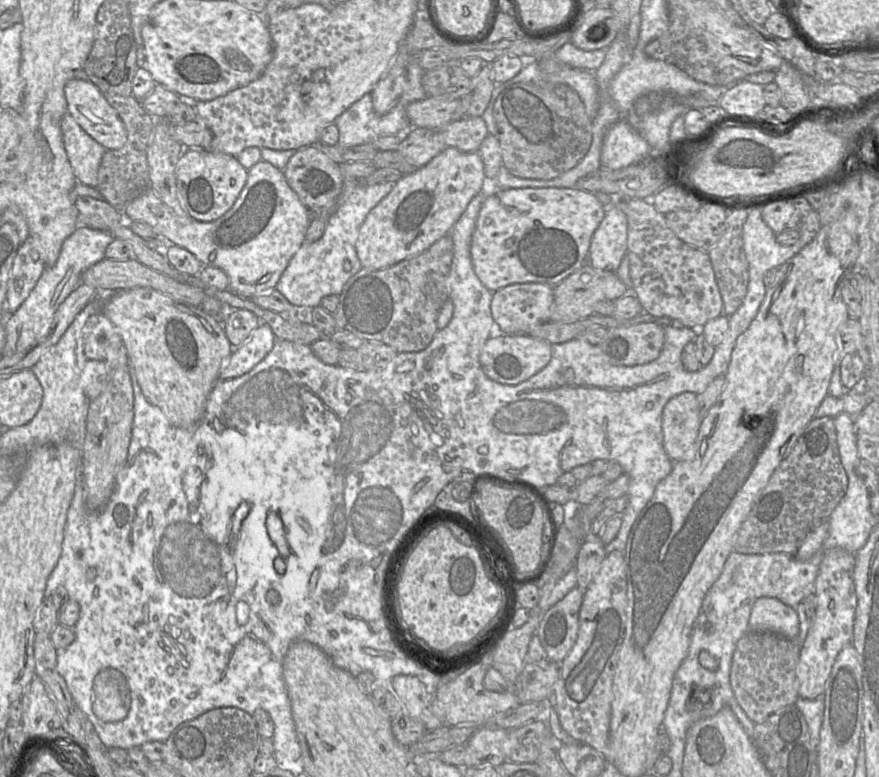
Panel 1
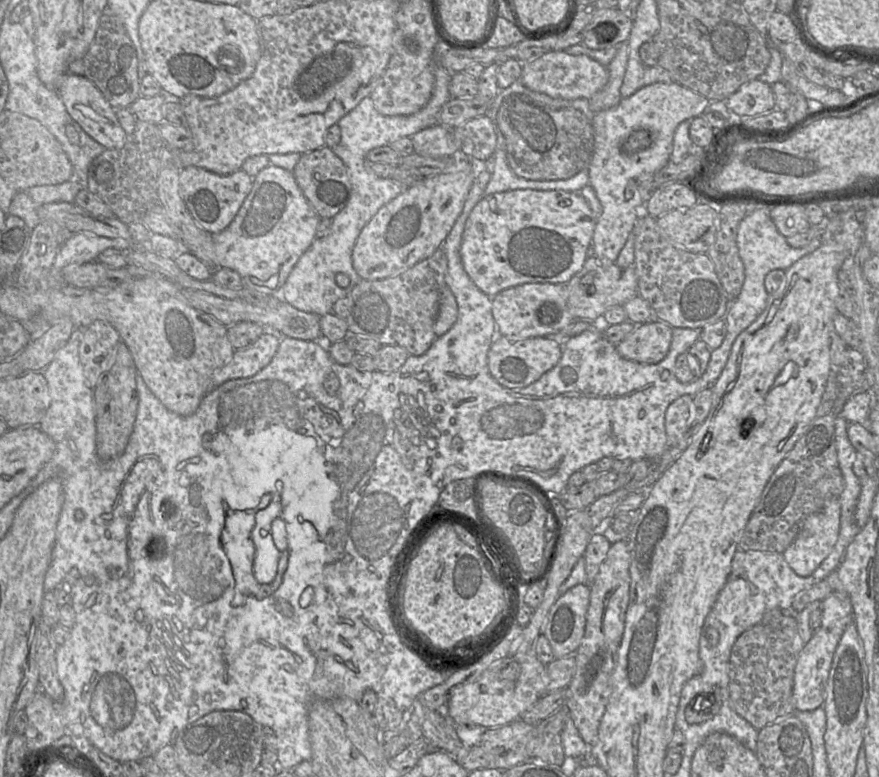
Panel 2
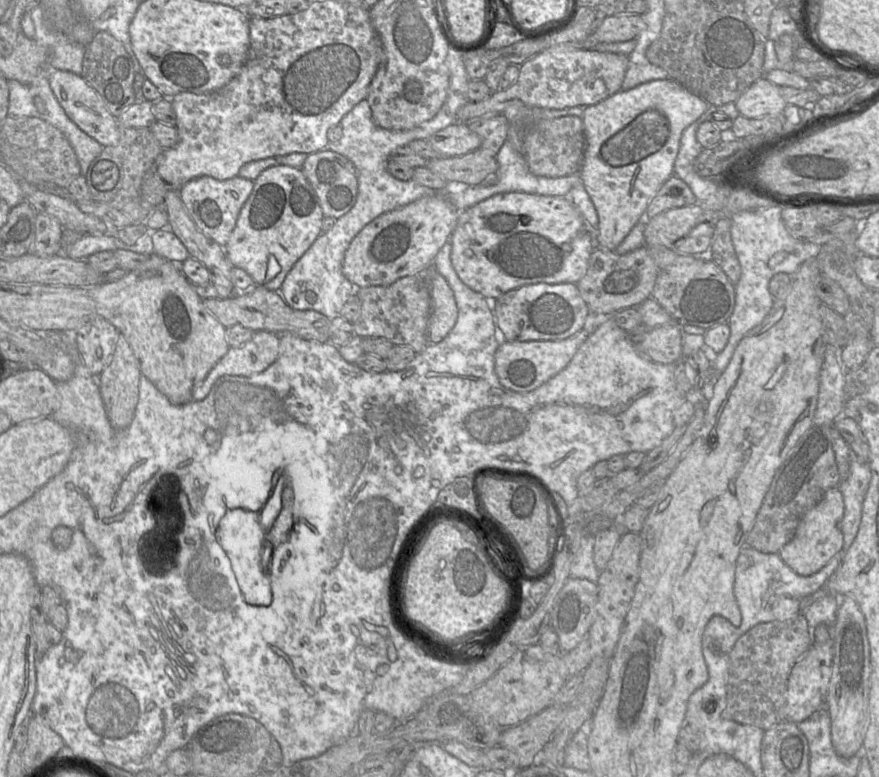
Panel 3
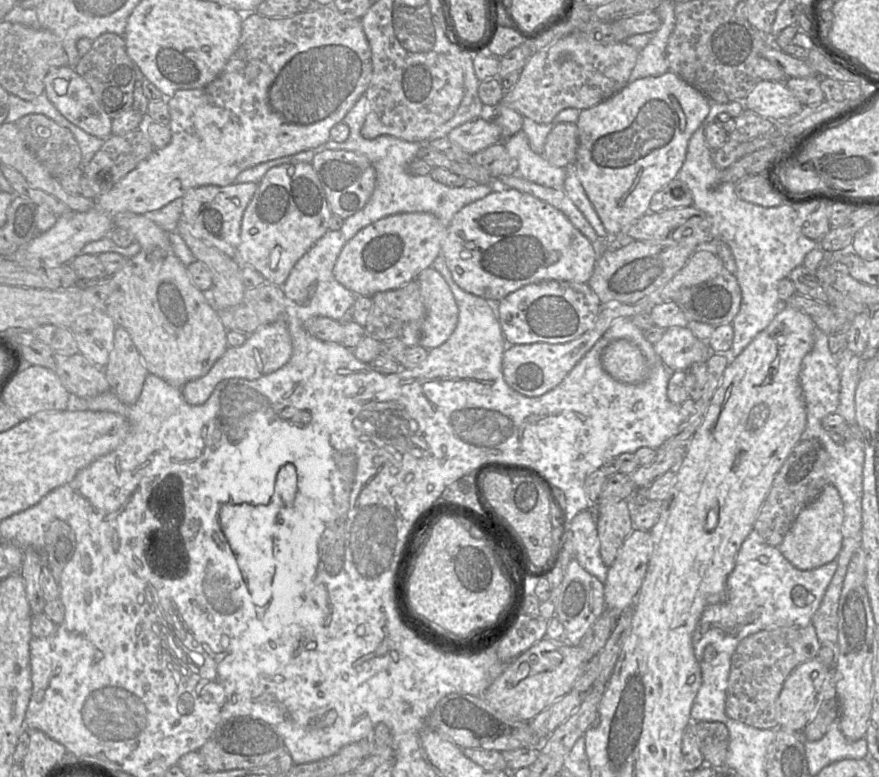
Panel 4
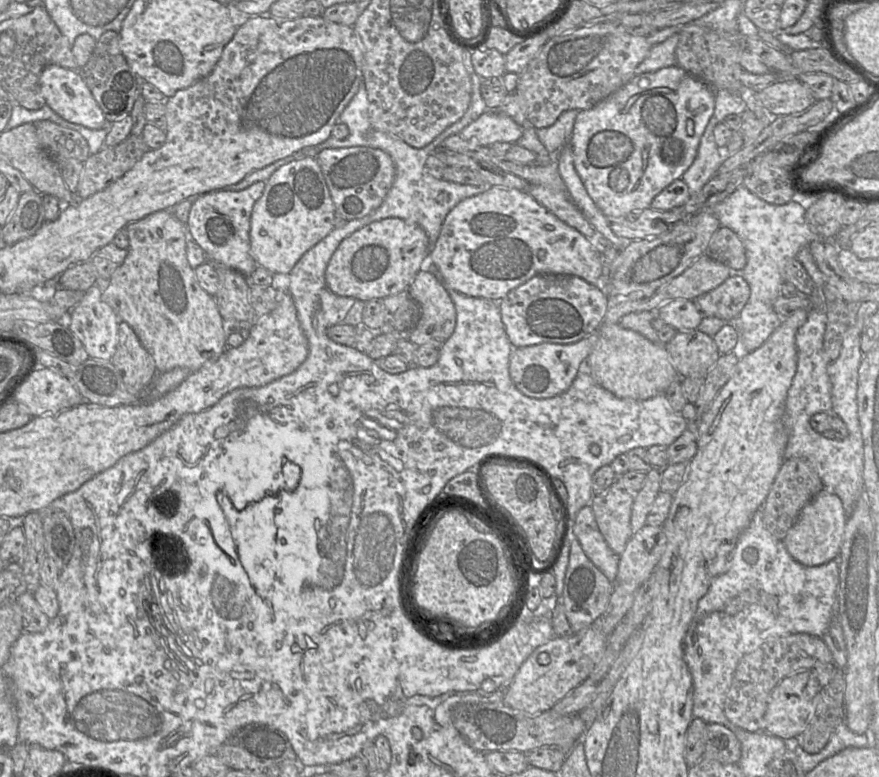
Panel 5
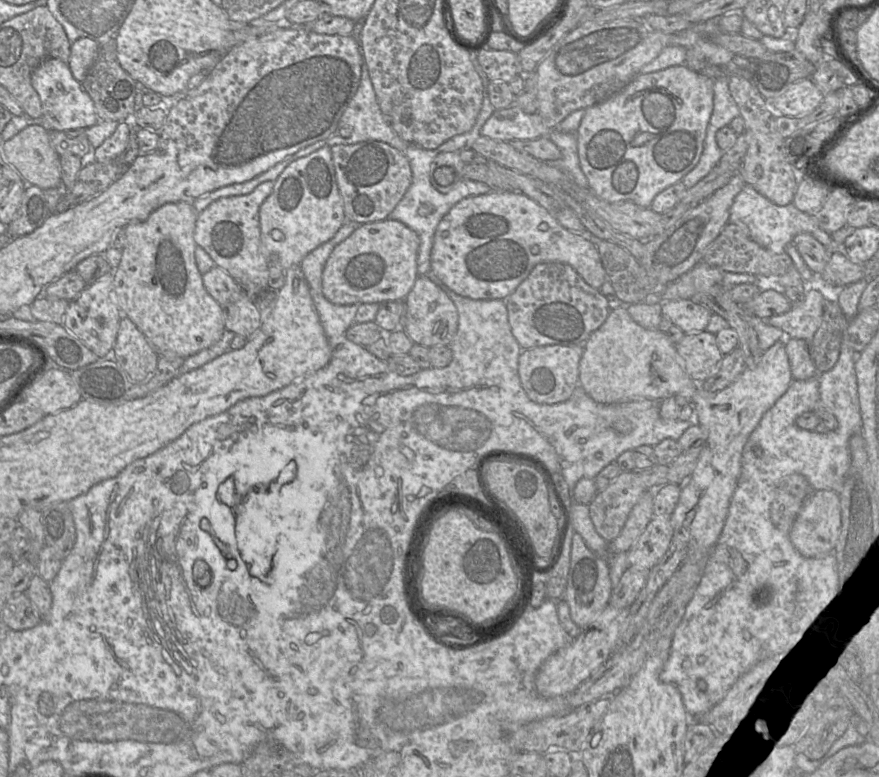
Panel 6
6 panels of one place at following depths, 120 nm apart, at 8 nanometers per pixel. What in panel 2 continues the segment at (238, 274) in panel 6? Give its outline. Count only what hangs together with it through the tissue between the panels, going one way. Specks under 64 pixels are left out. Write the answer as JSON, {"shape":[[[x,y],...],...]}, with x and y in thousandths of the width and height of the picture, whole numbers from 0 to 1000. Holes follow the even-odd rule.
{"shape":[[[213,214],[204,224],[204,251],[220,282],[232,296],[248,301],[267,281],[288,239],[288,229],[275,218],[259,225],[248,225],[234,218]]]}

